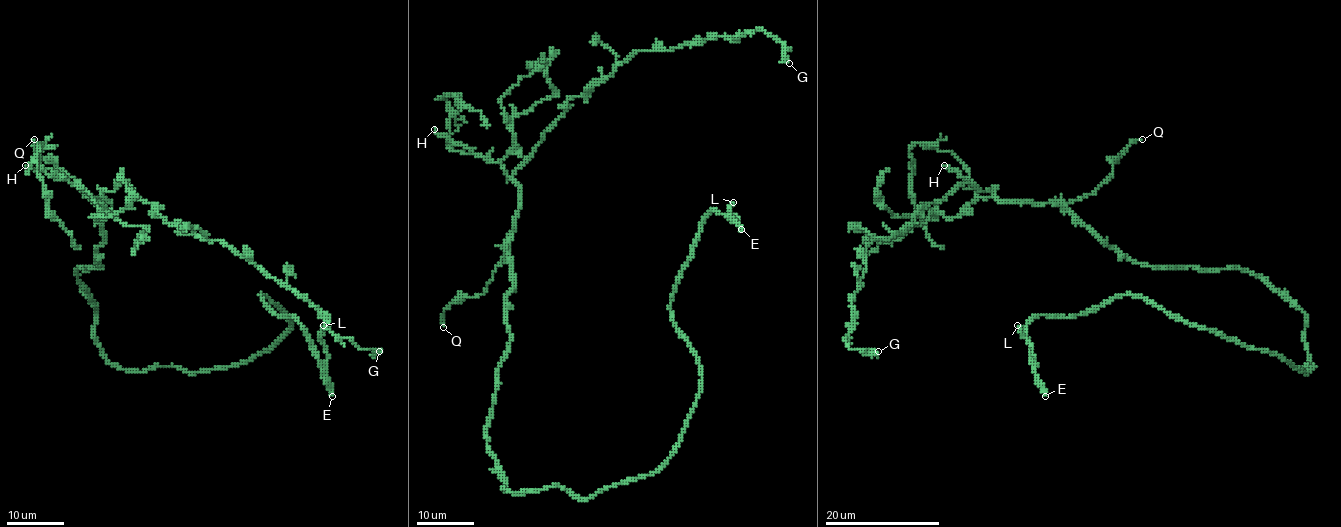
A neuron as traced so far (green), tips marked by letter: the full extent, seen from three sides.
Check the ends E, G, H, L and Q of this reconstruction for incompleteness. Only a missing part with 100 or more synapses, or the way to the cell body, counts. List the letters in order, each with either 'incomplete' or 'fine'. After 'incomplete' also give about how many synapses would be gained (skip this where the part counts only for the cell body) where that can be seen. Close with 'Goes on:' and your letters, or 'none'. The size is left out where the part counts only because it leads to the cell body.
E: incomplete; 350 synapses
G: fine
H: fine
L: incomplete
Q: fine
Goes on: E, L

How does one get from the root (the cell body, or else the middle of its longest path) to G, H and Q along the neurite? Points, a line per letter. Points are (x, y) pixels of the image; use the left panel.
G: (78, 271), (100, 267), (102, 194), (127, 183), (186, 234), (224, 242), (302, 294), (339, 337), (379, 351)
H: (78, 271), (100, 267), (97, 249), (104, 242), (100, 206), (110, 201), (94, 198), (64, 178), (25, 165)
Q: (78, 271), (100, 267), (97, 249), (104, 242), (101, 214), (72, 178), (35, 149), (34, 139)

